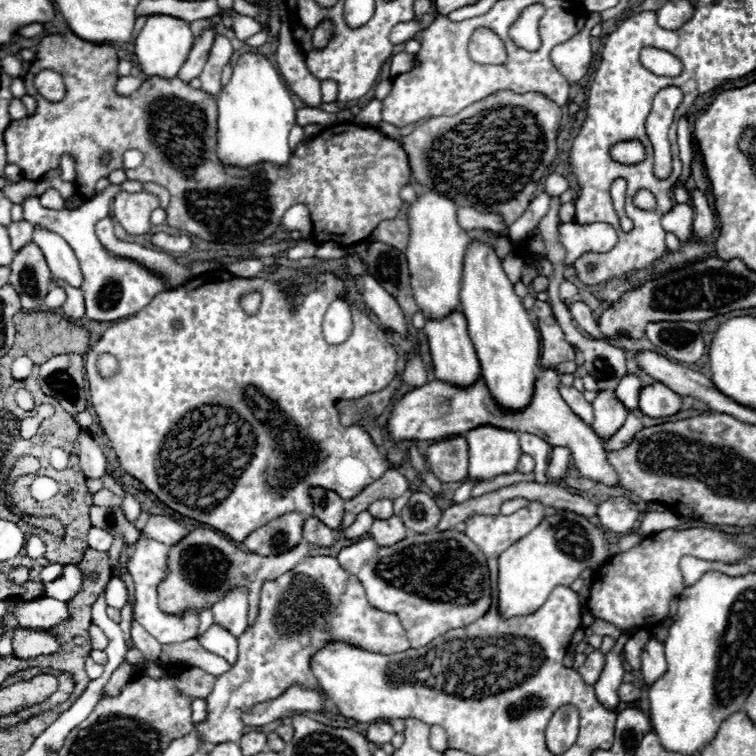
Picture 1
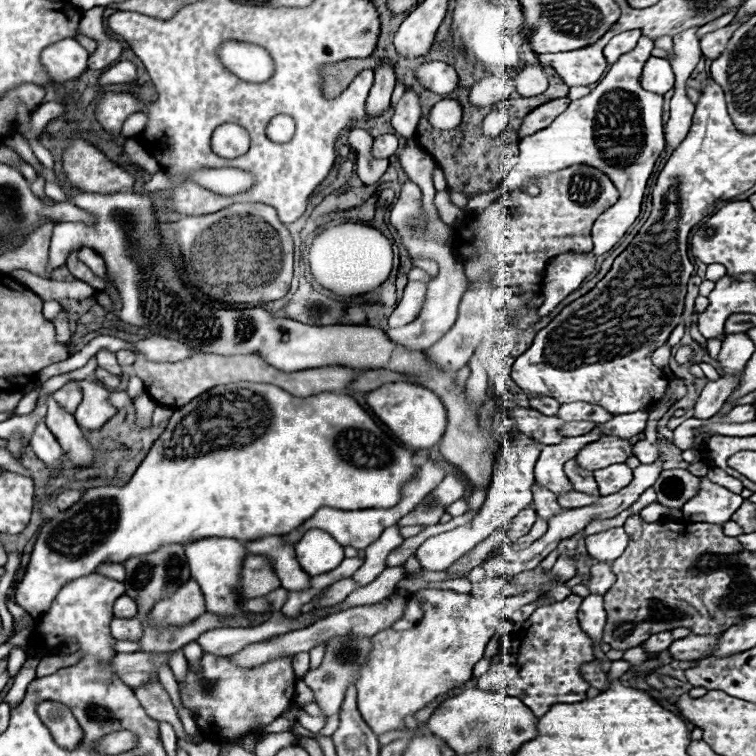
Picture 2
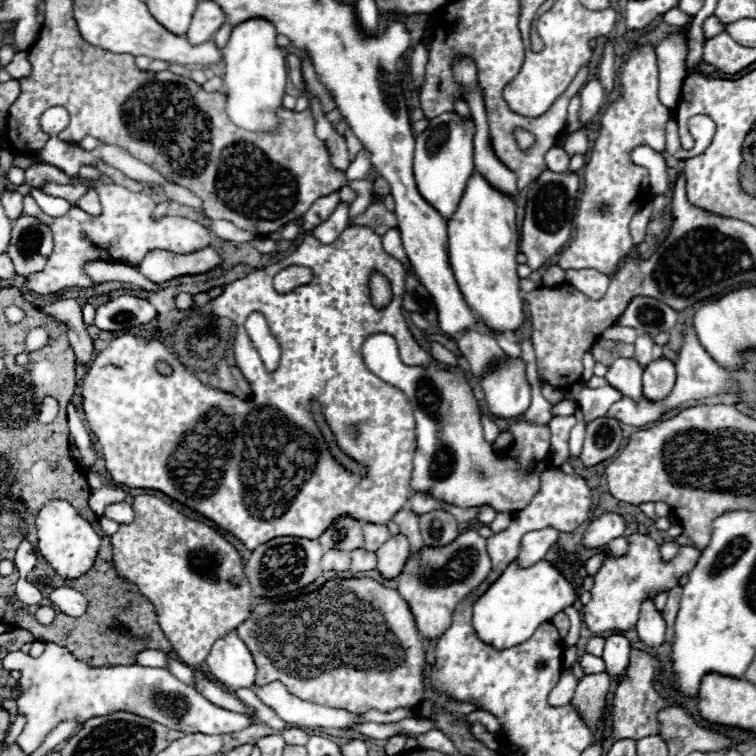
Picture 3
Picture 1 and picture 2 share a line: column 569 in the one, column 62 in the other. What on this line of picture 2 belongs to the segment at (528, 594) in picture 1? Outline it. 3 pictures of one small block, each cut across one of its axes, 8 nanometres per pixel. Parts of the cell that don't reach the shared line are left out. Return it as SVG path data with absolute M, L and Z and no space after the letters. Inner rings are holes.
M238 382L238 384L228 384L224 392L218 392L220 388L212 388L200 396L196 396L194 400L190 400L188 404L184 404L182 408L174 410L172 418L168 420L166 430L160 434L160 438L152 444L150 452L146 454L146 458L142 460L142 464L138 466L138 470L134 472L134 476L128 480L128 484L124 486L96 486L84 492L84 496L70 506L66 512L56 514L54 518L50 518L34 544L34 550L30 554L30 562L26 568L24 578L20 580L20 584L16 586L14 598L16 604L22 606L32 618L40 618L52 604L52 600L56 598L58 590L70 582L76 580L80 576L88 576L92 572L96 572L96 568L104 562L116 562L122 564L126 562L130 556L146 556L150 552L156 552L158 548L162 548L162 544L190 544L194 540L200 538L210 538L210 536L222 536L222 538L236 538L242 542L250 542L250 540L258 540L264 536L282 536L290 530L294 530L296 526L300 526L302 522L306 522L310 516L314 516L314 512L318 508L330 506L336 510L364 510L364 508L390 508L400 500L400 490L404 486L404 482L408 482L414 474L416 474L416 466L412 464L412 452L406 450L404 446L400 446L398 442L394 442L394 438L390 434L384 434L384 430L372 420L372 416L368 412L364 412L364 408L348 394L334 394L334 392L320 392L316 396L308 396L308 398L298 398L288 394L286 390L274 386L274 384L254 384L254 382ZM230 392L232 400L222 400L220 396Z

